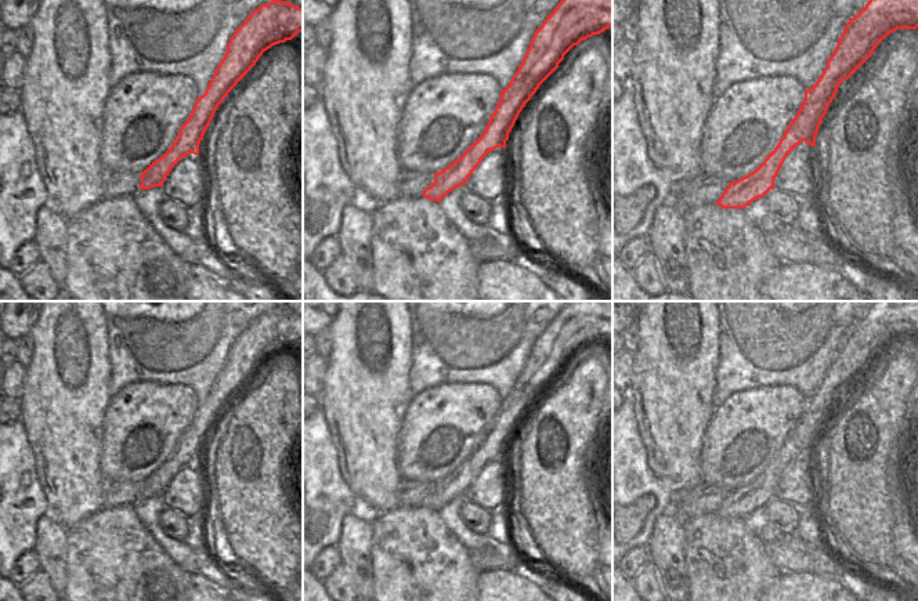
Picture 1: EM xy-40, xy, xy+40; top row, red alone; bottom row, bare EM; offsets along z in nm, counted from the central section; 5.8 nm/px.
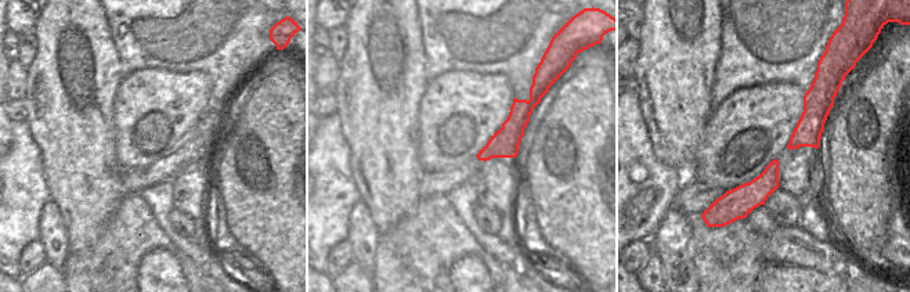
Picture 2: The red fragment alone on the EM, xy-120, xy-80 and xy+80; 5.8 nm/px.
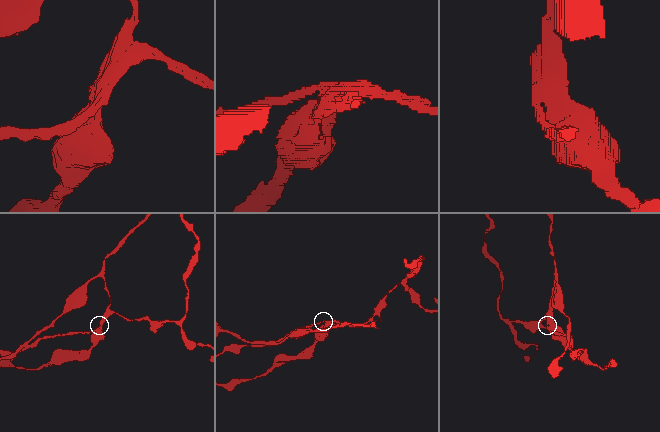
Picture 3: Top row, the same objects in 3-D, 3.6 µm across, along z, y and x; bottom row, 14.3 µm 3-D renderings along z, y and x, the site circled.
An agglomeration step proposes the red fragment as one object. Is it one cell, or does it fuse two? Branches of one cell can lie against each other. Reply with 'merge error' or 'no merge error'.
merge error

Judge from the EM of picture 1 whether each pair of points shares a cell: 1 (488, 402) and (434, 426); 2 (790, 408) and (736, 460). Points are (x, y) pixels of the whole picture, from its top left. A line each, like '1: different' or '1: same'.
1: same
2: same

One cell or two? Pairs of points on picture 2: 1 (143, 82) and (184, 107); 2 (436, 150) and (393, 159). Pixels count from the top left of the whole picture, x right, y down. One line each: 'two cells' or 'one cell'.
1: one cell
2: two cells

